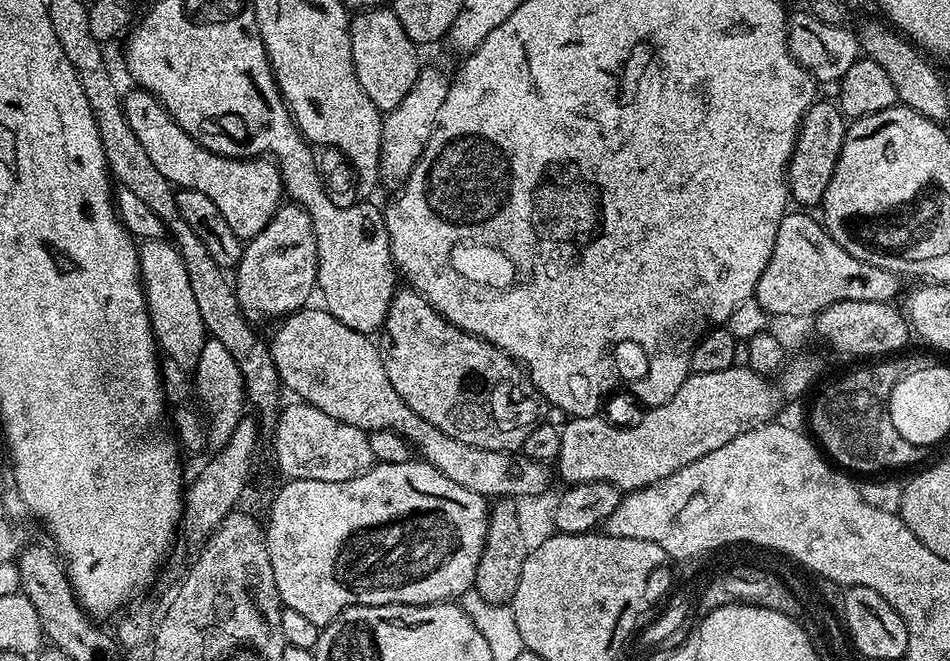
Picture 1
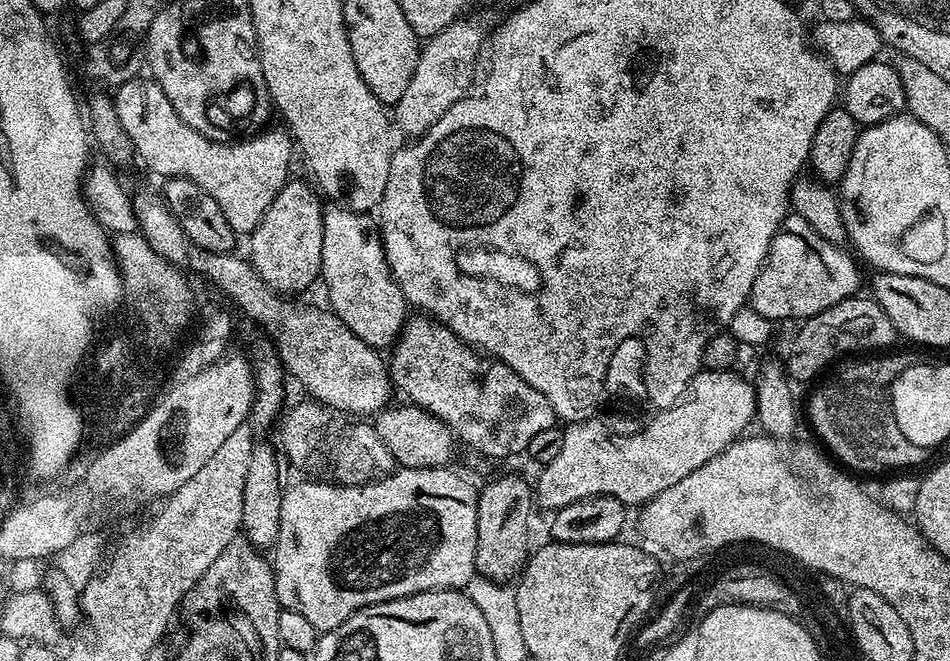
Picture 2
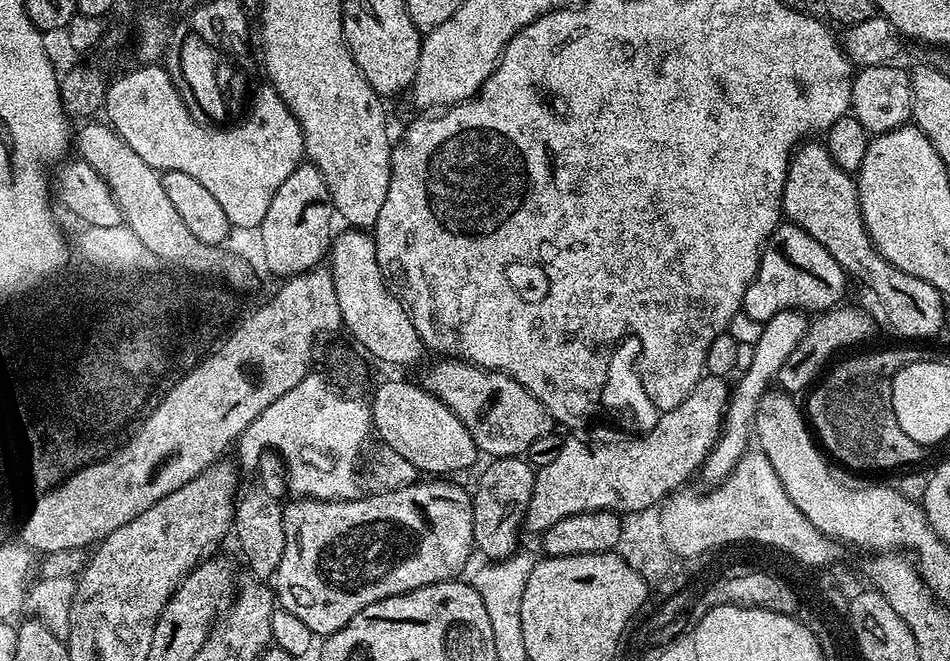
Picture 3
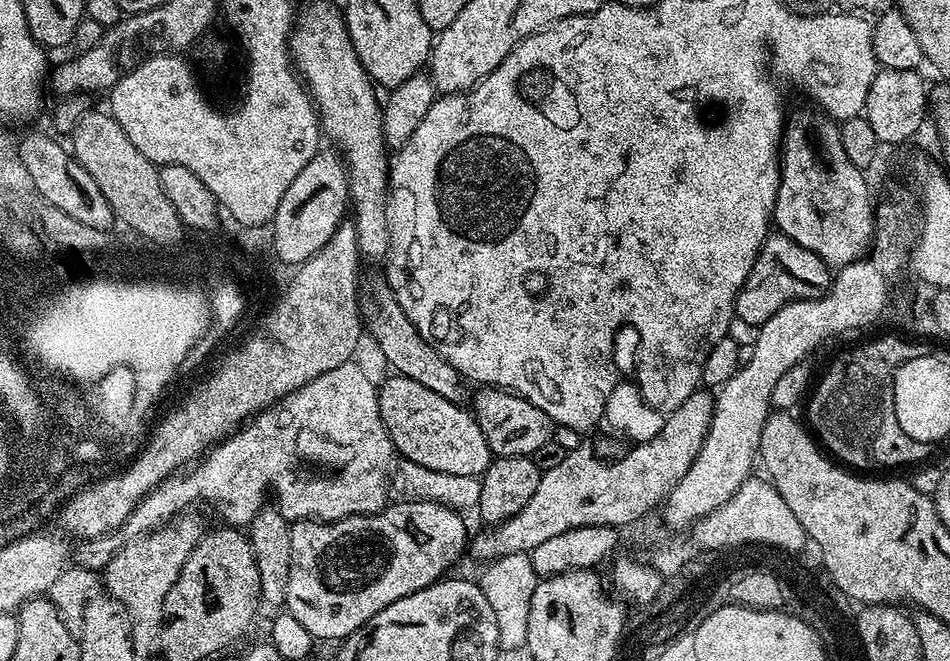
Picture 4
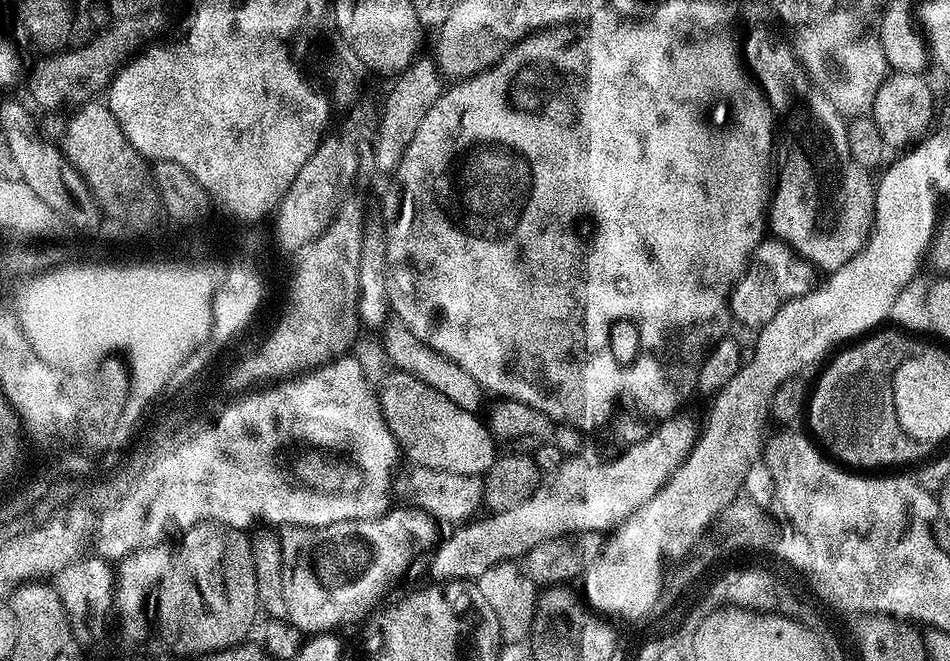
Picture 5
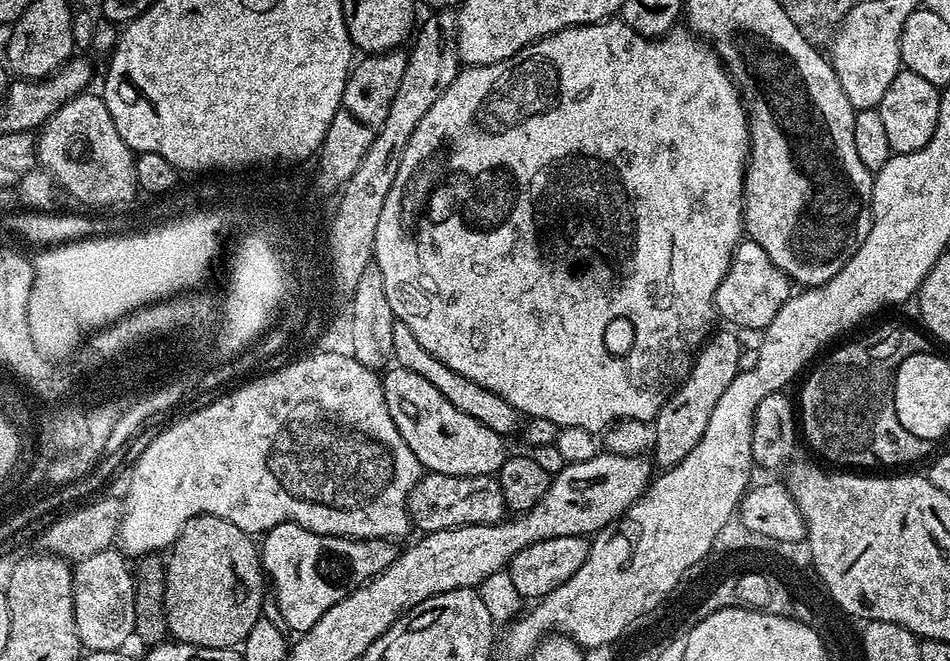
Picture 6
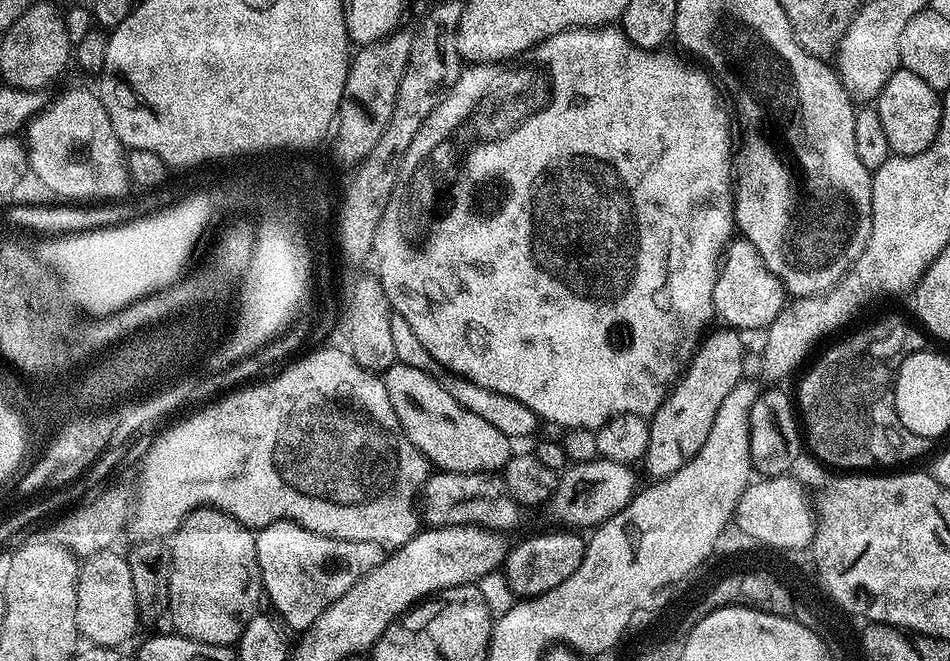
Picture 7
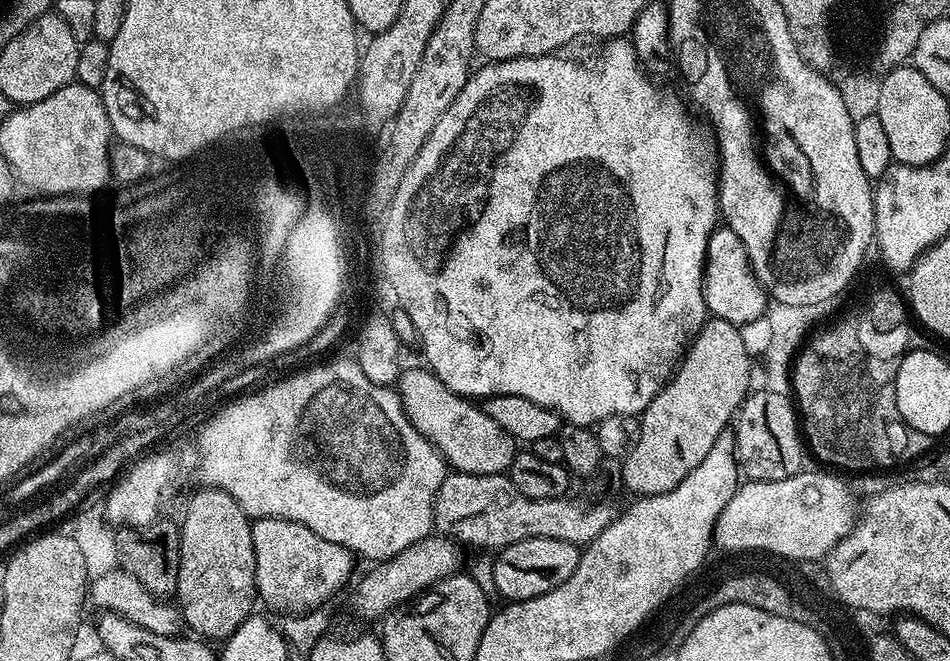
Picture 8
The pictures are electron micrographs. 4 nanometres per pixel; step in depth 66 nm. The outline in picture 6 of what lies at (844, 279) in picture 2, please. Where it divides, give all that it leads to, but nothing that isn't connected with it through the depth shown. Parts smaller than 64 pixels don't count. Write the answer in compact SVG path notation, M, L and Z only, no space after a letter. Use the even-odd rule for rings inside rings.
M751 238L741 239L740 245L734 250L730 266L722 278L716 291L716 311L719 319L729 320L737 329L754 327L767 329L768 324L782 310L790 295L790 281L784 271L754 242Z

